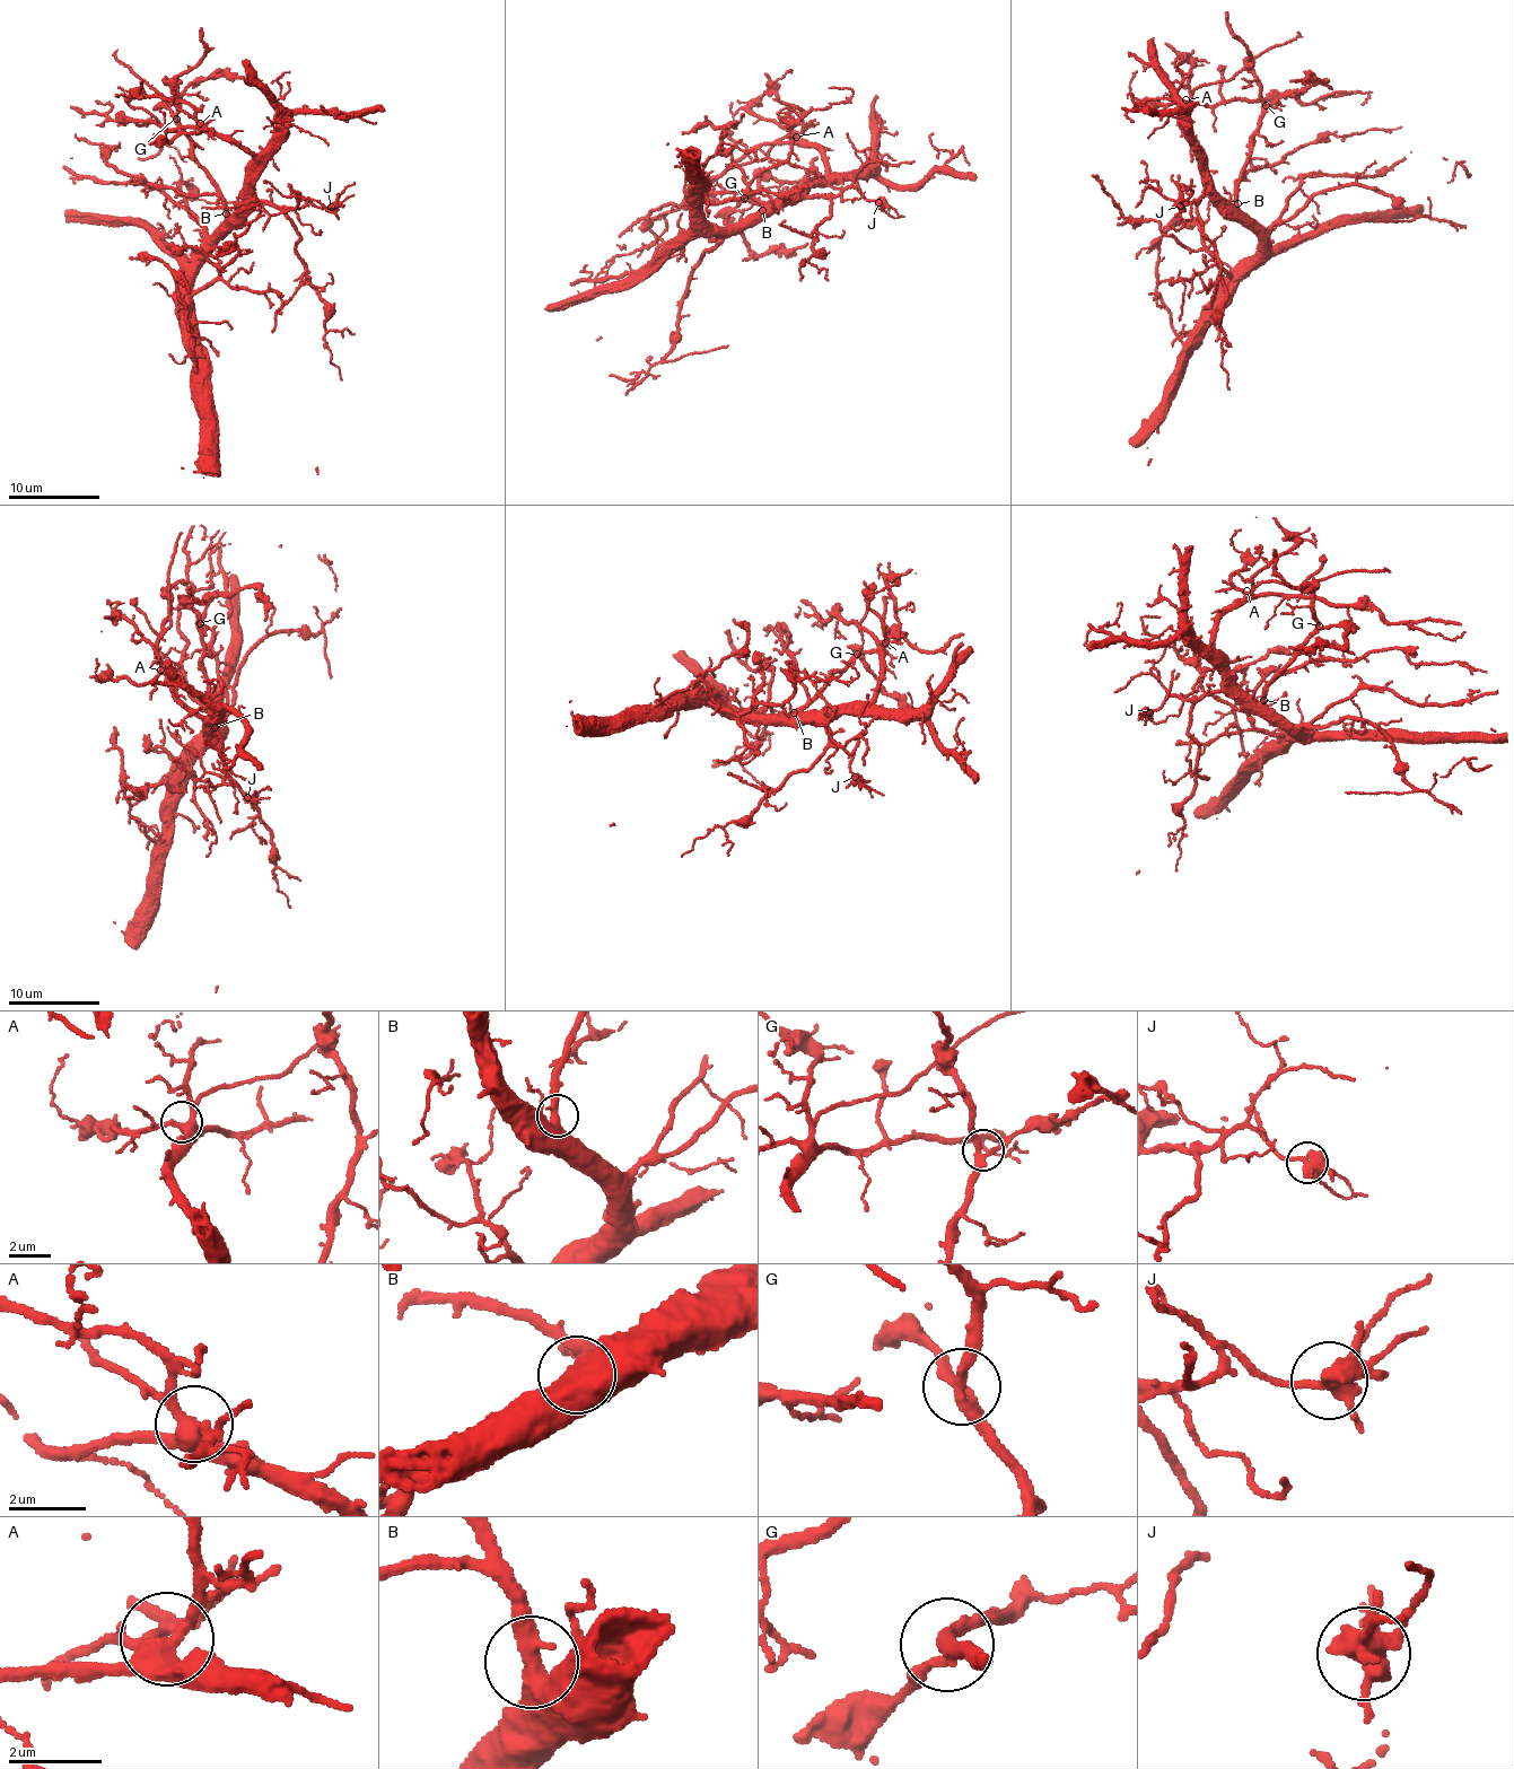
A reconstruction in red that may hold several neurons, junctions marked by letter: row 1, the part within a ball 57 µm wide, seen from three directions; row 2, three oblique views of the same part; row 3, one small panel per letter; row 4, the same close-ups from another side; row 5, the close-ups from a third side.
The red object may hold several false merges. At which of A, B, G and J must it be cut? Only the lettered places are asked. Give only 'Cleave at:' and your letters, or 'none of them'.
Cleave at: none of them

